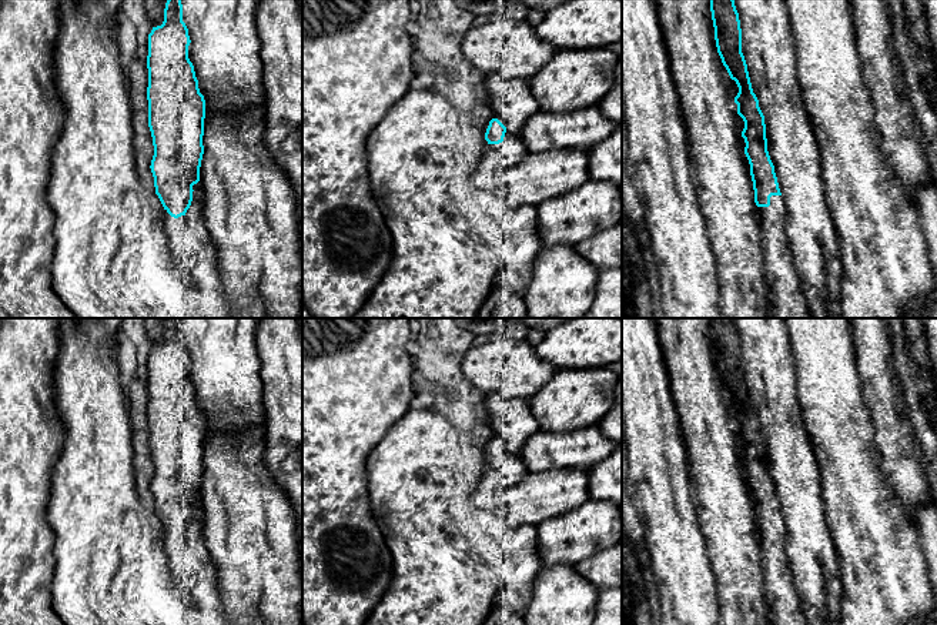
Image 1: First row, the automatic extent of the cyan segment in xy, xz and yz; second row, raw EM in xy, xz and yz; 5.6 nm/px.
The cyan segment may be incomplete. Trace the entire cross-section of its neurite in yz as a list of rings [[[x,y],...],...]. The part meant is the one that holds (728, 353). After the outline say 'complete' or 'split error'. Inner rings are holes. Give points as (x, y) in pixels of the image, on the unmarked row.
[[[709,318],[717,372],[739,412],[737,434],[744,441],[742,457],[750,484],[754,522],[762,548],[766,614],[769,625],[807,625],[784,549],[786,527],[774,485],[767,471],[764,435],[753,412],[742,372],[742,348],[733,318]]]; split error

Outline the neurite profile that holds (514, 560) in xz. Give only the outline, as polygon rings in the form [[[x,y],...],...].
[[[522,525],[509,528],[491,544],[475,548],[499,582],[496,605],[519,615],[525,612],[535,579],[543,568],[536,542],[536,525]]]

